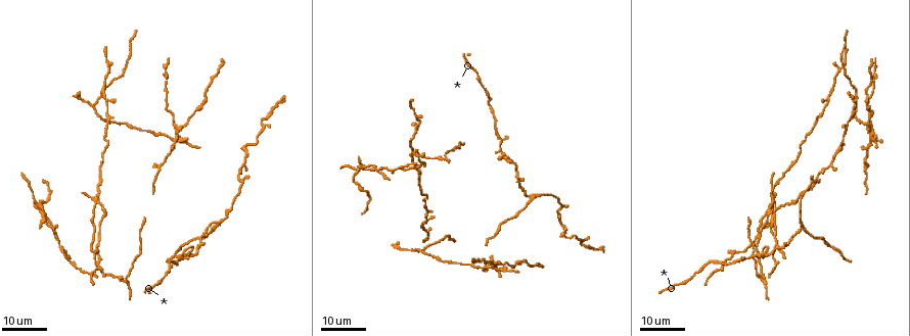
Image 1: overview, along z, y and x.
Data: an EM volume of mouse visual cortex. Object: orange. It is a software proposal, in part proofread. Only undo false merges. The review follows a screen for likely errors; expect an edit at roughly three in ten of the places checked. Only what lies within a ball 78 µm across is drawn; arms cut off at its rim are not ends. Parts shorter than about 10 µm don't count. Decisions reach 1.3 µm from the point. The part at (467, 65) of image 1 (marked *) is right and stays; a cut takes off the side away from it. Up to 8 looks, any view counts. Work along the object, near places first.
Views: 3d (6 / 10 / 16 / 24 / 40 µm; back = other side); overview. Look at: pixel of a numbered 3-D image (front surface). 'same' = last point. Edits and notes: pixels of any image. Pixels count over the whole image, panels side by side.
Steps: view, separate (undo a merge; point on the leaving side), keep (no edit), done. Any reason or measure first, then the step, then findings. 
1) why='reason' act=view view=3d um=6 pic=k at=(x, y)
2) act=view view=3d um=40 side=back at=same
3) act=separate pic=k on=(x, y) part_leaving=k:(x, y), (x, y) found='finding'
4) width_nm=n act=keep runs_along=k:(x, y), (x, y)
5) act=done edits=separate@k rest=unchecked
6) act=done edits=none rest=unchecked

why='sudden change in width' act=view view=3d um=24 pic=1 at=(482, 83)

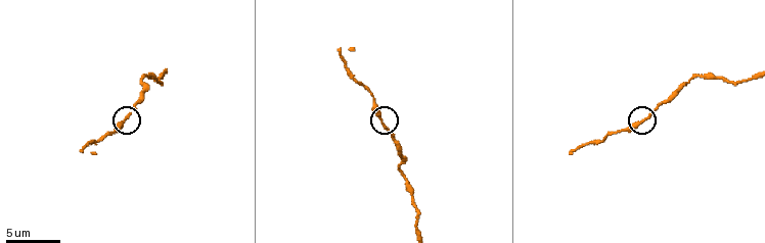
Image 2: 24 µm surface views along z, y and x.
why='closer look' act=view view=3d um=10 pic=2 at=(642, 121)

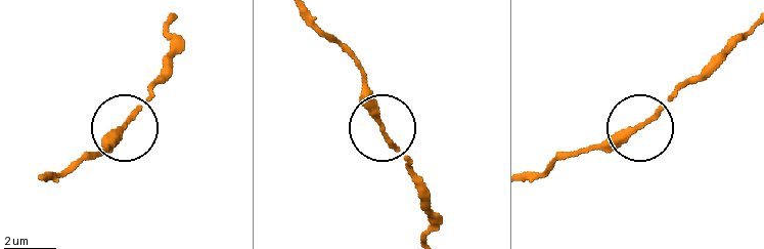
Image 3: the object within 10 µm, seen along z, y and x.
width_nm=250 act=keep runs_along=3:(539, 177), (558, 159), (618, 149), (688, 80) found='all the same cell'

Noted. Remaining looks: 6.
why='four or more arms meet' act=view view=3d um=16 pic=1 at=(501, 150)

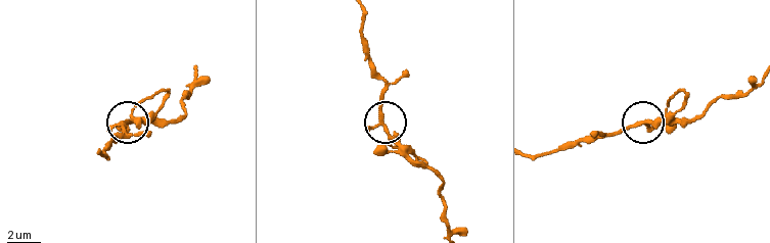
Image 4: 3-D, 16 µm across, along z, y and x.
act=view view=3d um=10 pic=4 at=(382, 123)

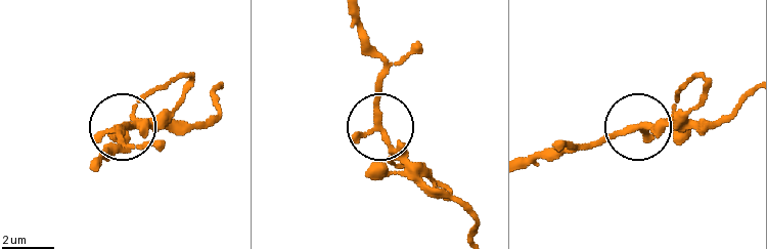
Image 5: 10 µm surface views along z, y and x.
why='closer look' act=view view=3d um=6 pic=5 at=(637, 129)

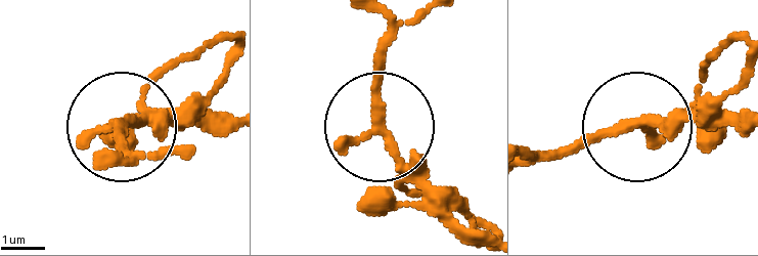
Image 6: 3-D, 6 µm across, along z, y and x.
arms=4 act=keep runs_along=6:(126, 159), (126, 122), (214, 122) found='all the same cell'

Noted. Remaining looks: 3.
act=view view=3d um=16 pic=1 at=(94, 204)

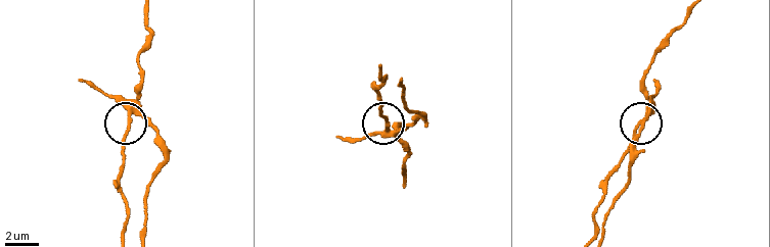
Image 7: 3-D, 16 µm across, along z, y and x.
why='closer look' act=view view=3d um=10 pic=7 at=(128, 122)

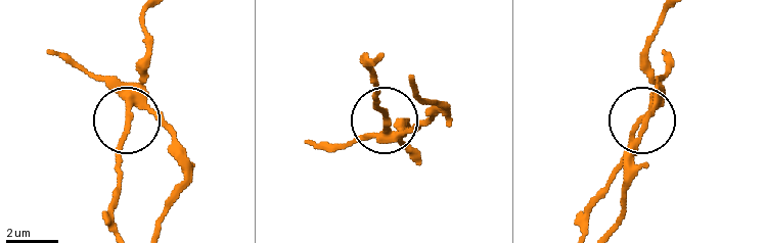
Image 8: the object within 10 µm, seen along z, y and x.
side_arm_um=29 act=separate pic=8 on=(99, 76) part_leaving=8:(387, 133), (411, 131), (431, 113), (444, 120) found='a second cell is stuck on'

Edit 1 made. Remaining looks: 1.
act=done edits=separate@8 rest=unchecked

